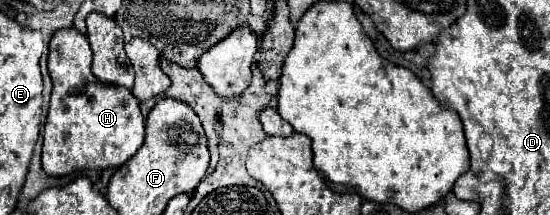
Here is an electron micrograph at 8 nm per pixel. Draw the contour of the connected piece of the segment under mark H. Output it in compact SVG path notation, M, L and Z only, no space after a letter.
M74 27L60 29L50 41L48 71L54 83L44 125L42 167L50 177L64 177L82 169L110 169L124 165L144 143L144 117L130 89L112 91L91 70L88 39Z

